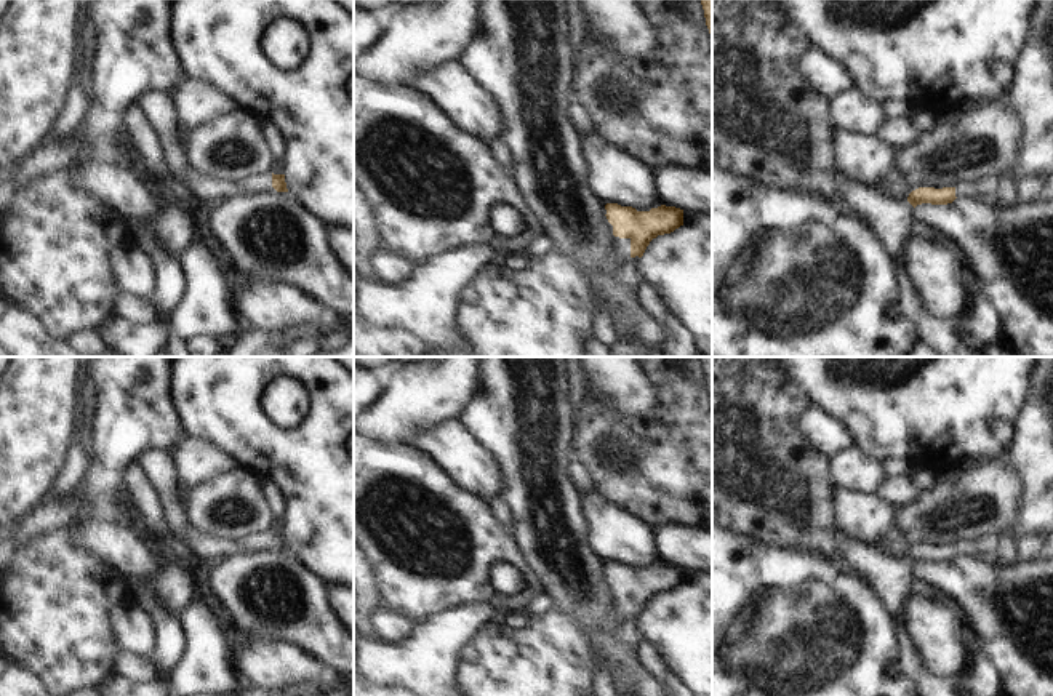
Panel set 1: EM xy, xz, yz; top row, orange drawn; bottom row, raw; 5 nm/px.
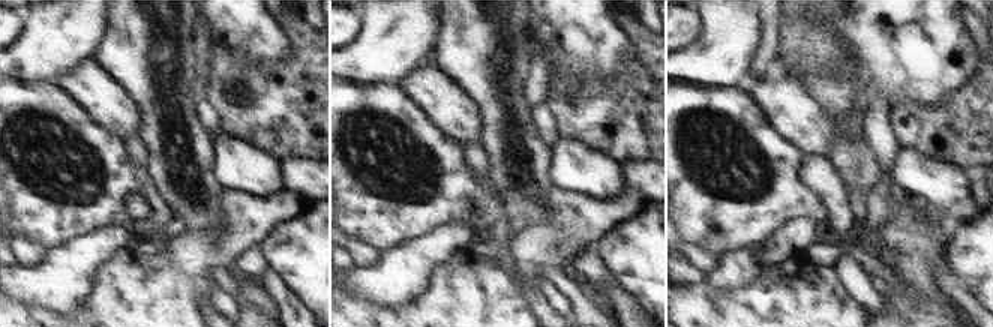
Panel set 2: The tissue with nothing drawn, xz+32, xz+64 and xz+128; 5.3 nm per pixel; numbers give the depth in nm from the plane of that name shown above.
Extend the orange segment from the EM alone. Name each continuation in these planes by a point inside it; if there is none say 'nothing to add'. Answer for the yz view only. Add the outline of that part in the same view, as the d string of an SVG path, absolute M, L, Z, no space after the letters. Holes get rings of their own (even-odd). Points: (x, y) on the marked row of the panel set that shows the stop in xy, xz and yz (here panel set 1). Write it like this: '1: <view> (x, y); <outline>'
1: yz (964, 189); M987 179L978 181L978 182L960 182L959 186L955 186L955 197L957 198L978 198L979 195L986 192L984 189L986 182Z

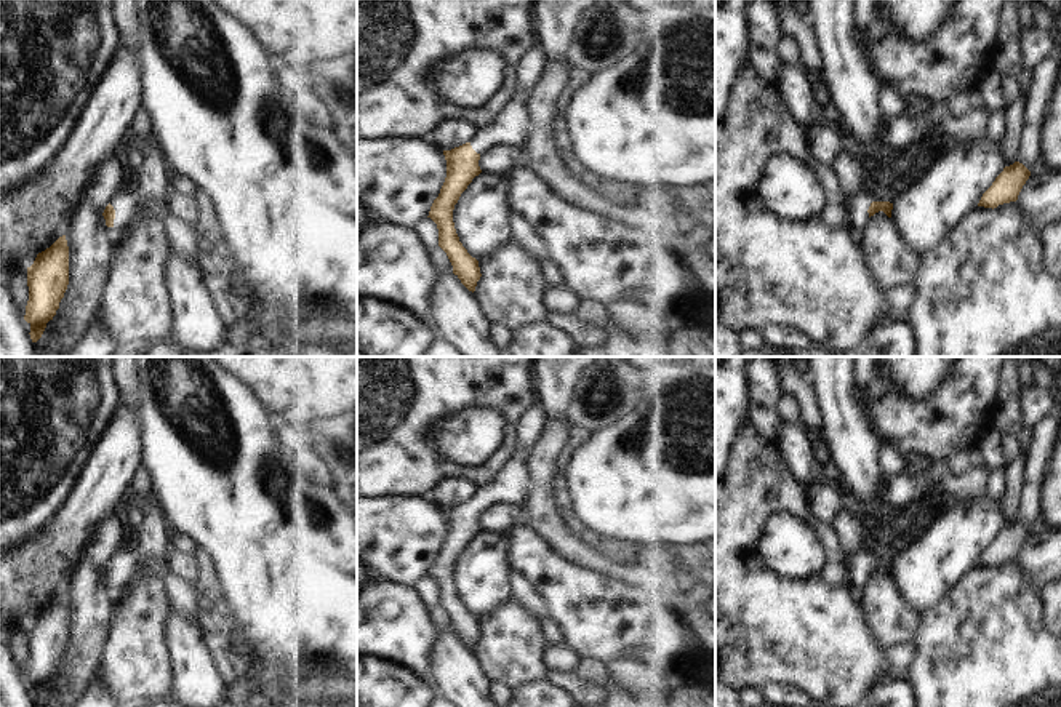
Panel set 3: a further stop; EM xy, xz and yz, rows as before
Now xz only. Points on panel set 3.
1: xz (511, 127); M515 91L496 120L475 131L470 141L472 149L482 155L496 146L523 147L530 134L528 99L530 94Z

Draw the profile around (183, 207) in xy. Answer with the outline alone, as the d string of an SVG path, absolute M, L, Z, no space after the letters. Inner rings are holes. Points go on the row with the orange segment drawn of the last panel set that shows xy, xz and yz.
M170 190L165 197L165 203L168 213L194 226L197 219L197 208L192 195L179 195Z

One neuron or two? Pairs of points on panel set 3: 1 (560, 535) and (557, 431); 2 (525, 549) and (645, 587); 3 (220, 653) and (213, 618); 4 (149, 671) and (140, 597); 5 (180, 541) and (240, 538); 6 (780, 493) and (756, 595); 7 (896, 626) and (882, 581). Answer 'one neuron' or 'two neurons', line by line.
1: one neuron
2: one neuron
3: one neuron
4: one neuron
5: two neurons
6: one neuron
7: one neuron

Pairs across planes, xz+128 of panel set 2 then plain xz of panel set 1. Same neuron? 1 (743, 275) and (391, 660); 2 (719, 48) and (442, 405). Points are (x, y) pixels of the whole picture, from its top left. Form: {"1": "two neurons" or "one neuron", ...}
{"1": "one neuron", "2": "one neuron"}

